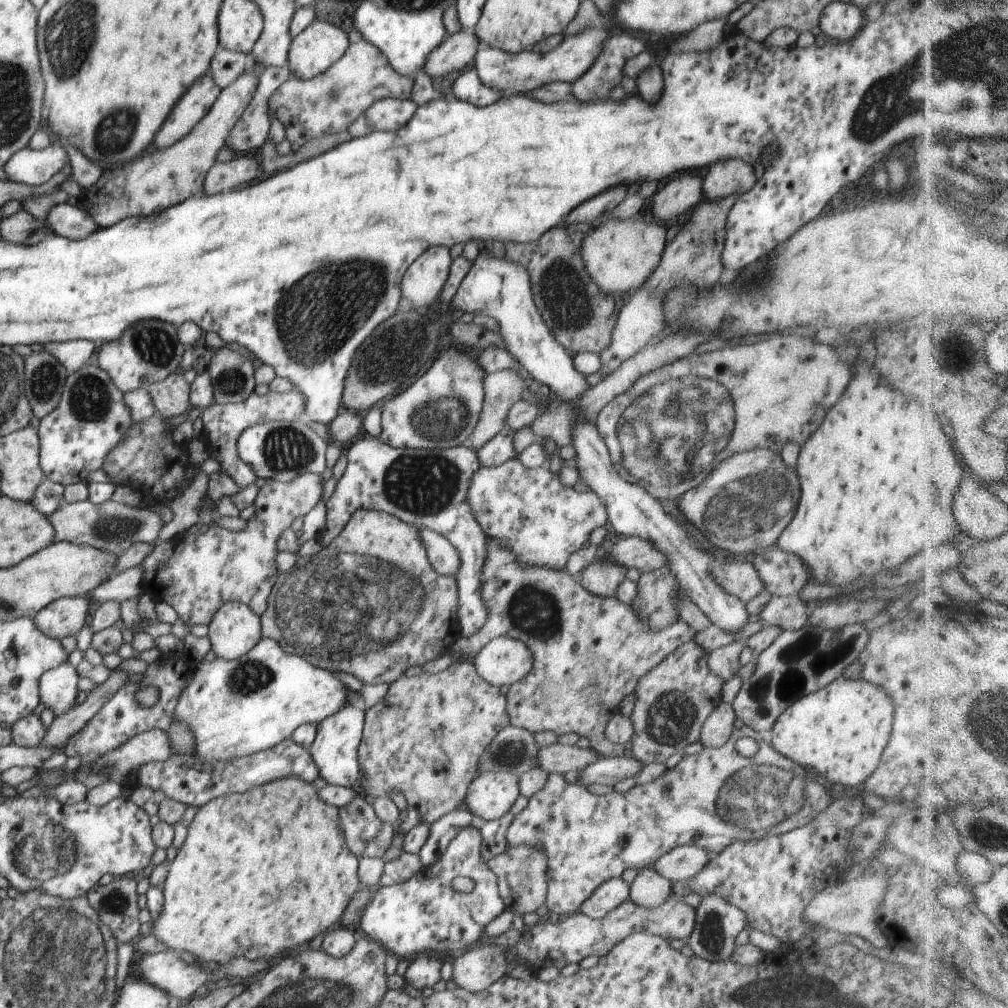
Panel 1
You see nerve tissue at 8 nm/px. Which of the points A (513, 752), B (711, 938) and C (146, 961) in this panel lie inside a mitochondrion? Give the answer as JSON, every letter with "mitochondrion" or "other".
{"A":"mitochondrion","B":"mitochondrion","C":"other"}

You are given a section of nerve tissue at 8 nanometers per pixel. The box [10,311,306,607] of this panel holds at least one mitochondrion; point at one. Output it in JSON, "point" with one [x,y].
{"point":[88,398]}

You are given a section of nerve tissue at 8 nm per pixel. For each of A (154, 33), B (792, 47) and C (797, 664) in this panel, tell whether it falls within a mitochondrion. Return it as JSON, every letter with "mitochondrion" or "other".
{"A":"other","B":"other","C":"mitochondrion"}

